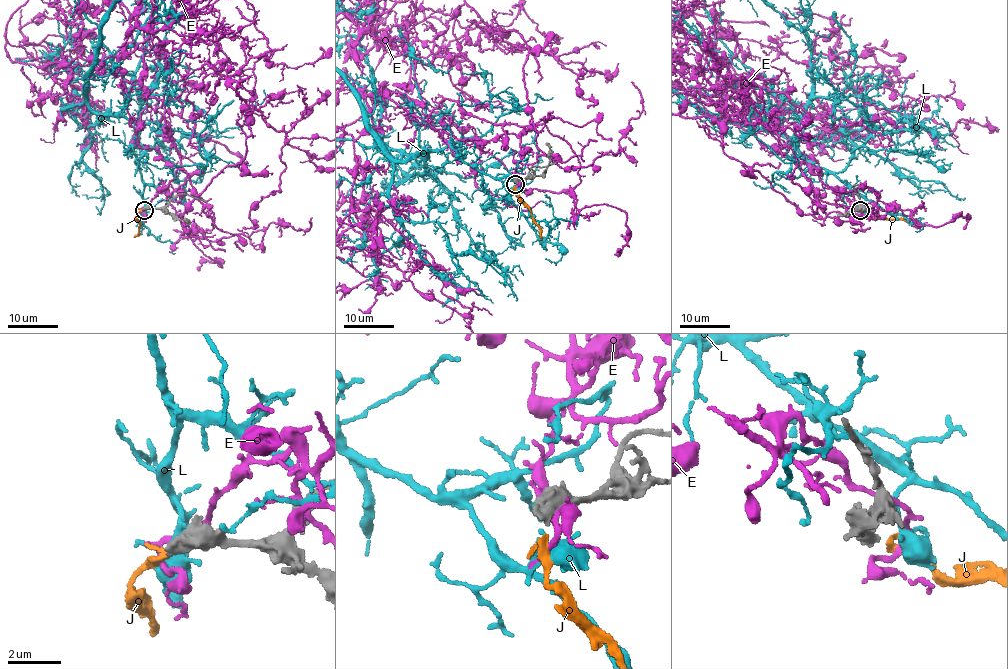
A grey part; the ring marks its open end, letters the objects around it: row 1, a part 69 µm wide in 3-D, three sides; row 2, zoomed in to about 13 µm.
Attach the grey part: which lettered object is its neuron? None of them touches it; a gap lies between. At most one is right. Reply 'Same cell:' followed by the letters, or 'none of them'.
Same cell: J

